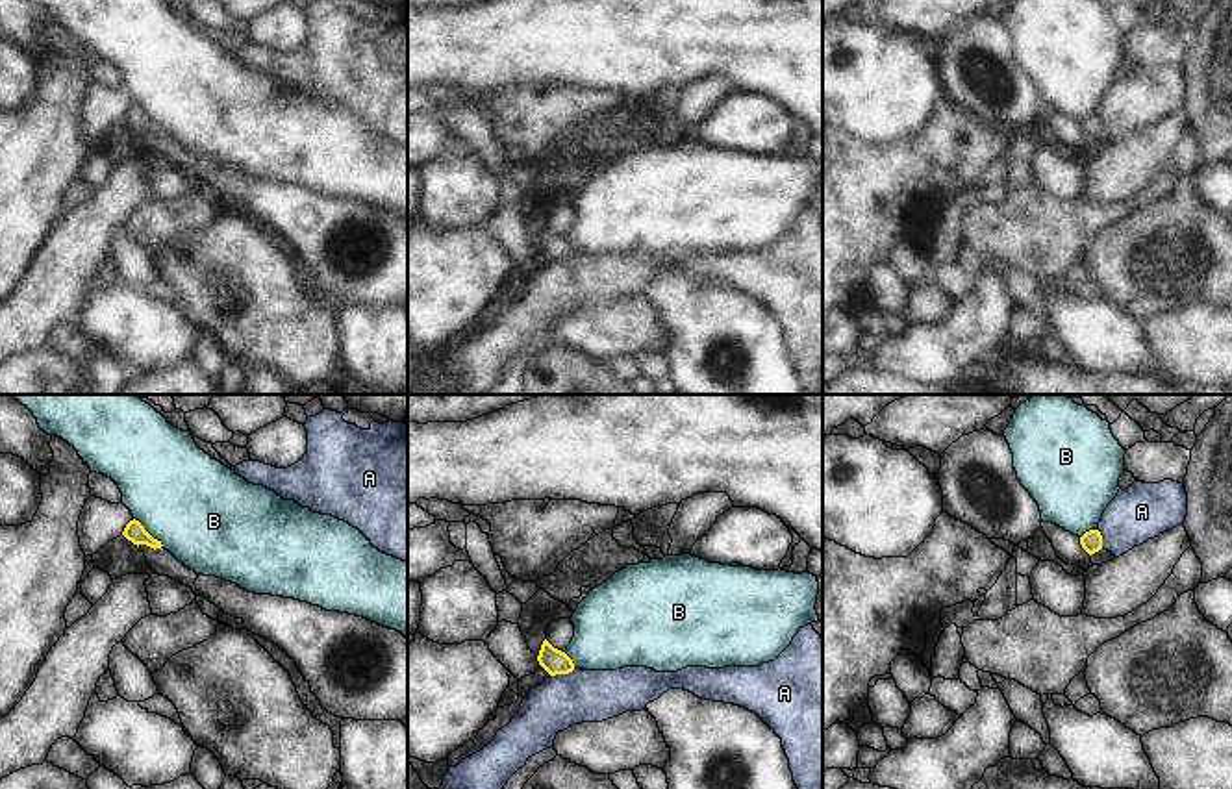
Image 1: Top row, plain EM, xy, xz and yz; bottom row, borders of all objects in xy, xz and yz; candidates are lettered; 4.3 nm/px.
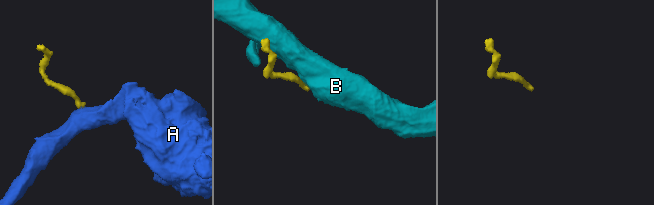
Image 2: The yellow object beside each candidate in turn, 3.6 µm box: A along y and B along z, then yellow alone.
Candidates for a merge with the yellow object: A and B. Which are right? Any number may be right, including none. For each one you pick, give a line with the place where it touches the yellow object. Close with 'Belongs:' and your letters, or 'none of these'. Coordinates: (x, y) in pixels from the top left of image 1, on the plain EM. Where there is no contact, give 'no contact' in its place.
Belongs: none of these

